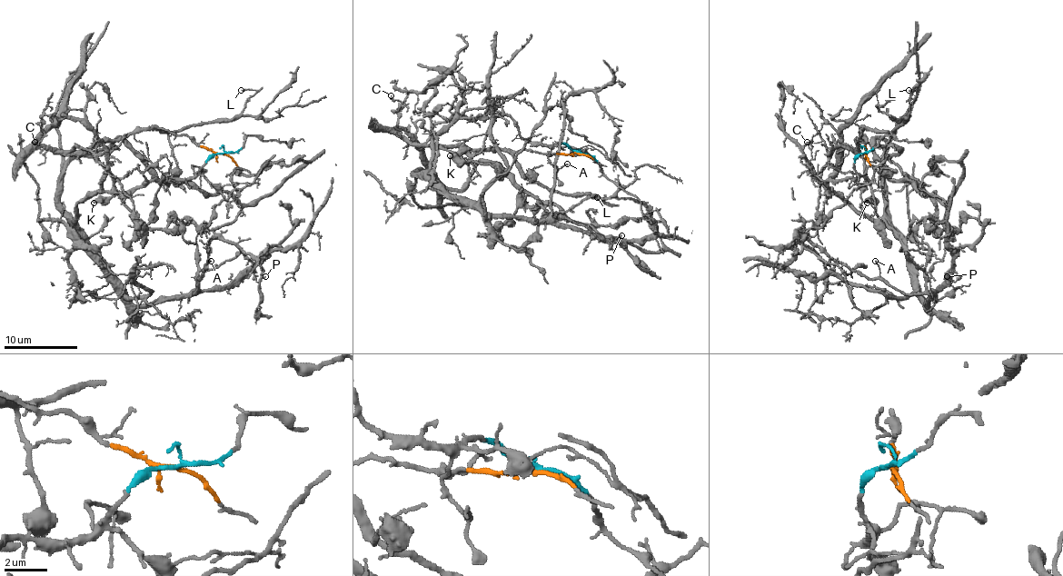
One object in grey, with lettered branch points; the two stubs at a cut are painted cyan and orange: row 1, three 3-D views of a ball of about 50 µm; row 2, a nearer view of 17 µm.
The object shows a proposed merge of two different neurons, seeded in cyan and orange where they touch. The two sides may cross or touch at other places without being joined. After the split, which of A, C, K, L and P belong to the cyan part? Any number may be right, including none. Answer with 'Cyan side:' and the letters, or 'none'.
Cyan side: A, P

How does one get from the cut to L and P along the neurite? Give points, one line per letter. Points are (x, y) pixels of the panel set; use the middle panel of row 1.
L: (577, 152), (521, 149), (514, 153), (514, 164), (531, 181), (562, 193), (588, 193), (611, 204), (597, 197)
P: (579, 152), (557, 144), (601, 147), (571, 129), (562, 96), (551, 217), (606, 243), (620, 235)

